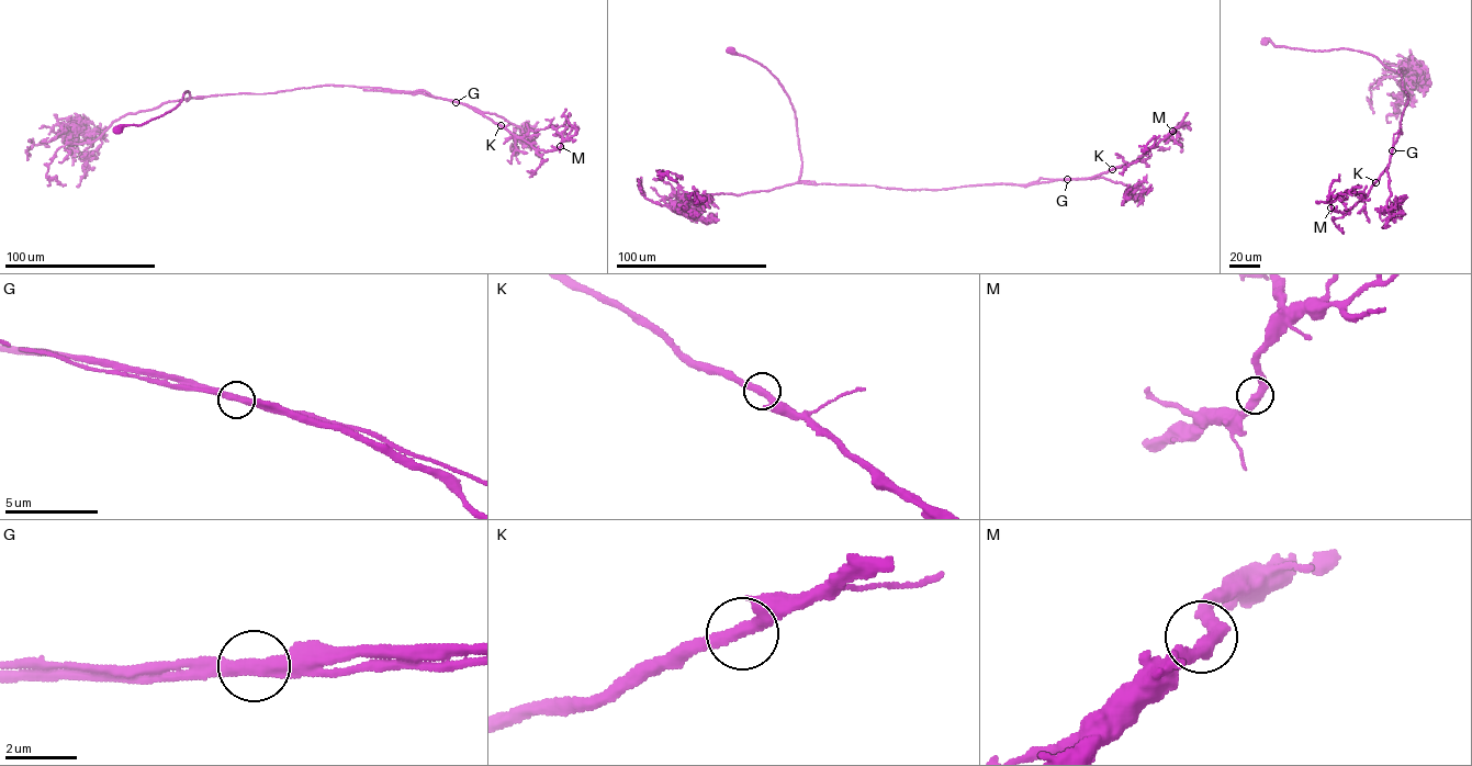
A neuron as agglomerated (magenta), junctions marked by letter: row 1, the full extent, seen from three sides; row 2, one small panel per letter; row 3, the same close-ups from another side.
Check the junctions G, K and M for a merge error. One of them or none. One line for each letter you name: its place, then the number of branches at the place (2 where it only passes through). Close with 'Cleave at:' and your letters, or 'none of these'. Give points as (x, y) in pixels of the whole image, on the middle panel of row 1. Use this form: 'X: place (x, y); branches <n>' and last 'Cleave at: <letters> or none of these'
G: place (1067, 179); branches 2
Cleave at: G

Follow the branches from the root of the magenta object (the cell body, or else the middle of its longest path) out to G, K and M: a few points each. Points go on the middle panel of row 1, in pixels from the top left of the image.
G: (731, 51), (764, 67), (789, 99), (801, 161), (799, 182), (931, 190), (1067, 179)
K: (731, 51), (764, 67), (789, 99), (795, 113), (801, 161), (799, 182), (941, 190), (1086, 179), (1112, 169)
M: (731, 51), (764, 67), (789, 99), (801, 161), (799, 182), (931, 190), (1086, 179), (1132, 164), (1172, 131)

